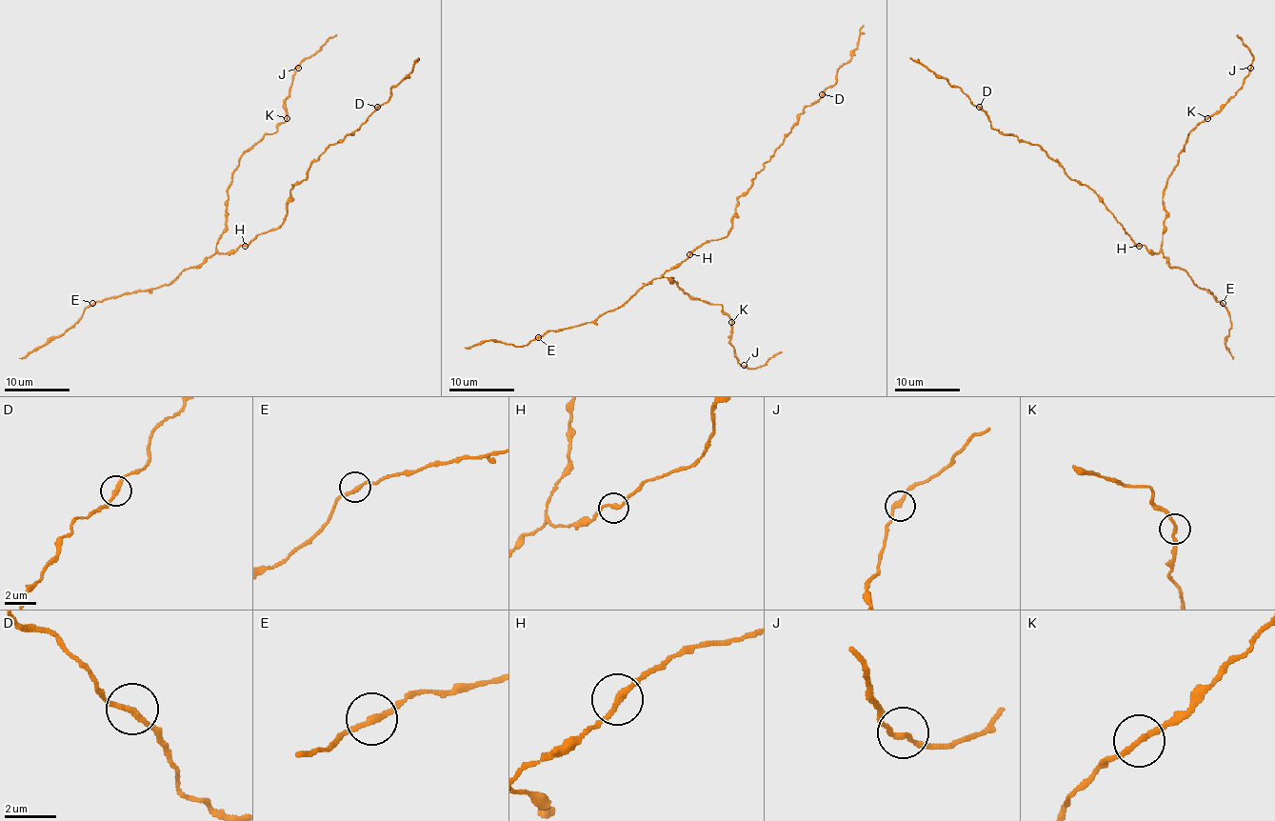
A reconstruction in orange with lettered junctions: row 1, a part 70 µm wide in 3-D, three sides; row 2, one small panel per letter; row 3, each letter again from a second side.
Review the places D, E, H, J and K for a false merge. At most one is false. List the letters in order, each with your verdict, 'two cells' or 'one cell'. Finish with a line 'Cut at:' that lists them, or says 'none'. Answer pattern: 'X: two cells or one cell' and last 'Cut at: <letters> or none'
D: two cells
E: one cell
H: one cell
J: one cell
K: one cell
Cut at: D

